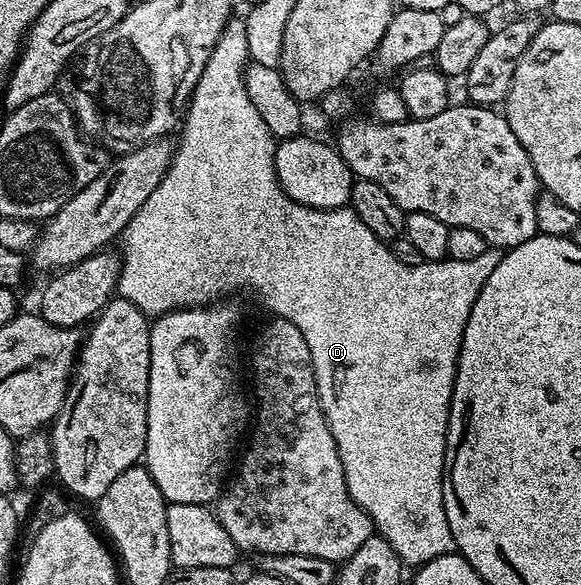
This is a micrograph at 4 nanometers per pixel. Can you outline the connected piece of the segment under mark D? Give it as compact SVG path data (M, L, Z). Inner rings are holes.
M231 18L231 20L226 23L226 29L220 34L220 38L216 42L216 46L212 50L212 54L208 58L204 70L200 74L198 84L194 88L194 94L190 97L189 105L184 113L184 123L180 128L180 133L182 132L182 141L177 141L174 157L168 166L168 170L164 174L164 178L160 182L160 186L156 186L156 190L152 190L151 196L148 197L148 202L144 202L144 206L140 206L140 210L136 210L132 222L128 222L128 226L122 232L120 237L120 245L122 244L122 252L120 251L122 269L118 275L117 295L121 297L121 299L132 302L132 306L139 308L147 318L157 318L169 312L175 312L178 308L204 308L211 304L219 303L223 298L230 298L233 292L246 292L251 288L251 290L258 295L258 300L264 307L274 308L273 315L275 317L292 322L292 326L296 326L296 330L300 330L300 334L304 334L304 342L308 342L308 350L312 354L312 370L316 378L318 397L322 403L322 409L326 415L328 426L332 430L332 438L336 438L336 446L340 454L340 462L344 466L344 478L346 479L348 492L352 494L354 501L370 515L370 520L374 523L377 535L384 537L388 542L388 546L392 546L392 550L396 550L396 554L402 559L403 565L410 566L410 564L414 564L413 566L421 566L427 564L428 562L432 562L432 558L440 558L444 554L455 551L452 530L448 530L448 514L444 514L444 490L442 489L442 473L446 470L446 431L448 430L448 418L450 417L454 375L458 369L458 355L460 354L460 346L464 338L464 326L468 322L468 314L472 314L472 306L476 302L476 298L480 294L484 282L488 282L488 274L492 274L492 270L496 270L496 266L502 261L504 255L503 249L487 247L484 254L472 258L469 262L447 258L445 260L427 260L416 266L408 266L404 262L400 262L400 258L396 258L396 254L392 254L392 250L387 241L376 238L376 234L372 234L372 230L368 230L368 226L364 226L364 222L360 222L360 218L355 214L353 208L347 206L338 209L312 209L306 205L301 205L300 202L294 201L284 192L280 182L277 180L276 162L274 161L276 137L268 130L264 118L260 118L260 110L256 110L256 106L252 106L252 98L248 98L248 94L246 93L242 74L246 71L249 60L250 54L247 35L245 34L245 19Z

